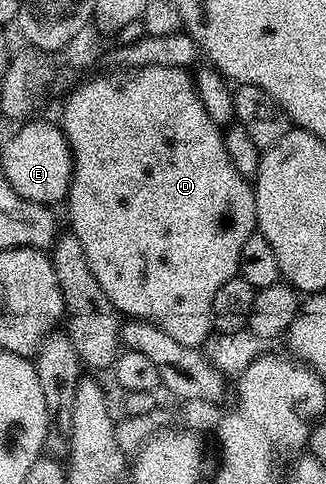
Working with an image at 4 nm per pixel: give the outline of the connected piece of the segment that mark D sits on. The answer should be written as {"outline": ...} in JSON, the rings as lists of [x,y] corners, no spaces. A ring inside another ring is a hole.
{"outline":[[[148,66],[147,68],[136,68],[133,70],[122,70],[117,73],[119,76],[98,76],[95,80],[86,80],[70,97],[66,100],[66,105],[62,108],[62,120],[60,119],[60,127],[66,140],[70,143],[70,152],[74,155],[74,178],[70,182],[70,195],[68,197],[68,205],[70,204],[70,224],[72,234],[76,238],[80,238],[80,246],[84,246],[84,254],[88,258],[88,266],[92,266],[92,274],[96,274],[96,282],[100,282],[100,286],[104,290],[104,294],[108,294],[108,298],[118,309],[123,317],[133,318],[136,320],[147,320],[156,326],[160,326],[160,330],[164,330],[164,334],[168,334],[172,338],[176,338],[176,342],[180,342],[184,346],[192,346],[193,348],[202,348],[205,340],[211,339],[214,332],[214,319],[212,318],[212,298],[216,298],[216,290],[220,290],[220,286],[224,286],[224,282],[228,282],[233,276],[238,275],[238,263],[240,262],[240,250],[244,250],[244,242],[248,242],[248,238],[255,235],[258,219],[256,218],[256,202],[254,201],[254,189],[251,181],[240,174],[240,170],[236,170],[236,166],[232,162],[232,158],[228,158],[228,150],[224,150],[224,138],[222,137],[223,129],[216,123],[212,122],[212,118],[208,118],[208,110],[204,110],[204,106],[200,102],[200,98],[196,94],[196,86],[194,85],[194,77],[187,69],[173,68],[172,66]]]}

